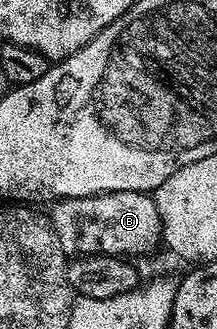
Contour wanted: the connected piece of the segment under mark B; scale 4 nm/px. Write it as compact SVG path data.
M112 191L74 199L58 199L48 212L55 237L66 256L149 255L163 243L161 218L152 194L143 191Z

